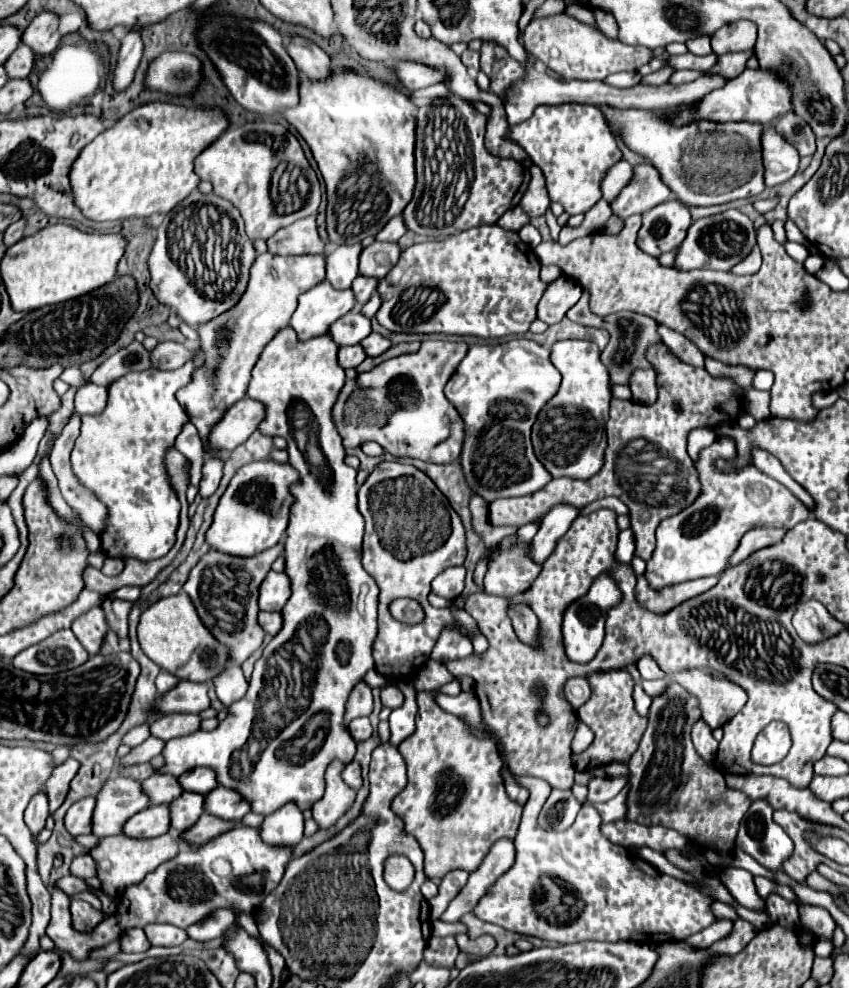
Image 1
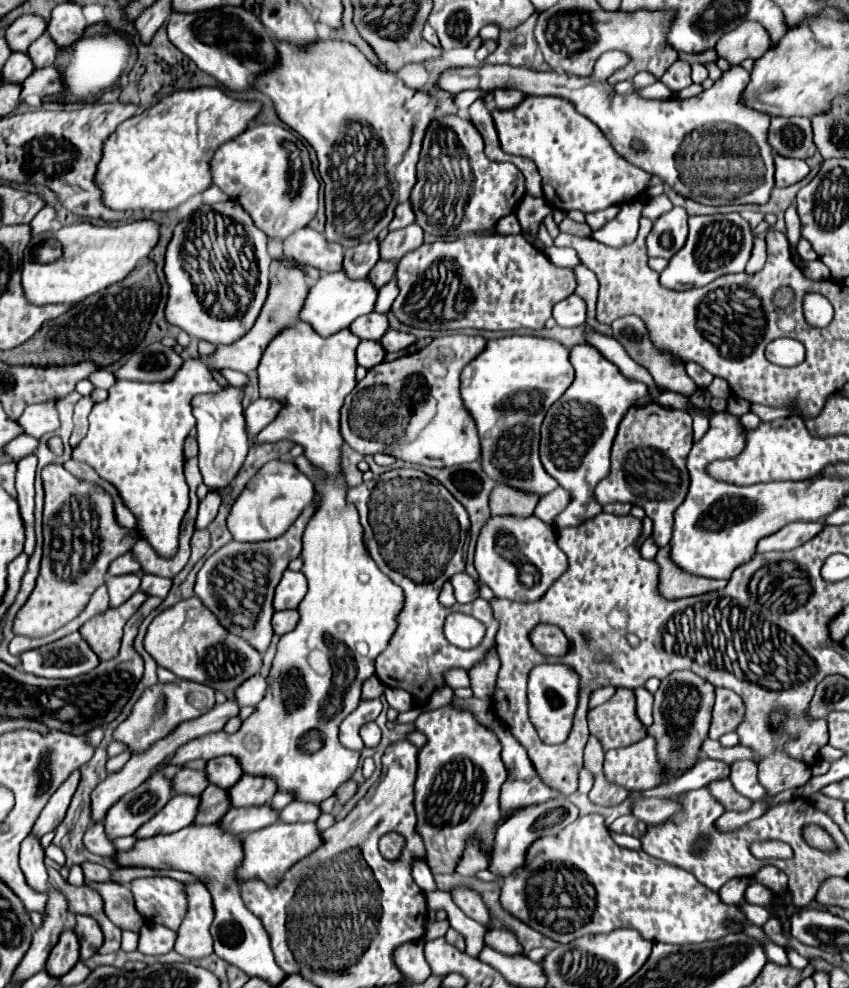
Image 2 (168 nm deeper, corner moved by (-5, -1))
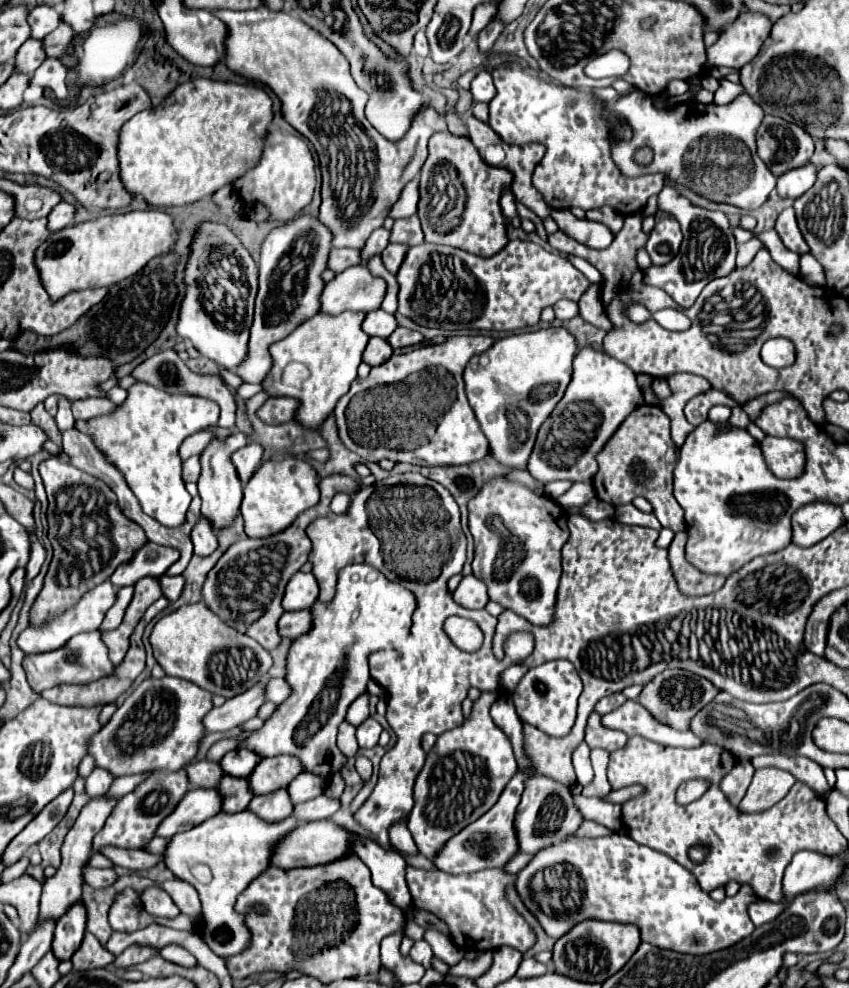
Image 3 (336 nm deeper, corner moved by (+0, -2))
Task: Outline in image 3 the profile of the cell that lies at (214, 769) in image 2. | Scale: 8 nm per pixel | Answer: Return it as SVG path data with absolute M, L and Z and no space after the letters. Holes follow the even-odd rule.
M235 749L235 751L229 751L223 759L221 759L221 765L223 765L223 771L225 773L231 773L233 777L249 777L255 769L255 765L261 761L263 757L255 751L249 751L249 749Z

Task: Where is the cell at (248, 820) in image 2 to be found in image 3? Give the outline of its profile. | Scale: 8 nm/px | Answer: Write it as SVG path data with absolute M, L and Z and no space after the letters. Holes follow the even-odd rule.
M277 789L267 795L257 795L251 801L249 809L253 813L259 813L259 817L265 817L265 821L281 821L283 817L293 813L293 803L287 789Z

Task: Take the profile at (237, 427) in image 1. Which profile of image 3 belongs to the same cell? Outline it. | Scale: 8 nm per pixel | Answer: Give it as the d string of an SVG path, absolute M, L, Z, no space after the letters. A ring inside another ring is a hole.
M271 397L259 409L259 417L269 425L279 425L293 421L297 409L299 409L299 401L293 397Z

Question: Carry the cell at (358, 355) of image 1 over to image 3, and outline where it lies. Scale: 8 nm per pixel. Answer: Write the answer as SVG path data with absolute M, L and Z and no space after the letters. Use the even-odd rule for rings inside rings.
M371 337L367 343L367 349L363 353L363 361L369 363L371 367L375 367L375 365L385 363L391 355L393 355L393 347L387 343L387 339Z

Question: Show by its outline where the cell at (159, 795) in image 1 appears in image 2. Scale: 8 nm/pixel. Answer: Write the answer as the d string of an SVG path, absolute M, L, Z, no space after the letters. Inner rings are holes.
M180 768L180 772L172 778L174 794L198 796L206 786L208 786L208 780L202 770L198 772L198 770L190 770L190 768Z

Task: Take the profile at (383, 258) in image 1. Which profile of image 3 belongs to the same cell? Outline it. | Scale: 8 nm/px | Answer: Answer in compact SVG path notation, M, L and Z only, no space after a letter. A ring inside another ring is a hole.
M407 217L407 219L397 219L393 229L391 229L391 243L405 243L405 245L419 245L423 243L423 231L419 217Z

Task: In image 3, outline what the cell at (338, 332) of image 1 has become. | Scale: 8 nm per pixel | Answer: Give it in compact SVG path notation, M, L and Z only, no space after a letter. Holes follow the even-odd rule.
M377 309L377 311L367 313L367 317L363 321L363 329L371 337L383 337L383 339L387 339L397 329L397 319L395 319L395 315L385 313L383 309Z

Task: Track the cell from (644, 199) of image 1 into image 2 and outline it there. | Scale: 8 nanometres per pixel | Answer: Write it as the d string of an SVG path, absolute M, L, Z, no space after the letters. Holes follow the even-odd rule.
M660 194L660 196L654 196L654 198L648 198L644 208L642 208L642 216L644 218L650 218L650 220L656 220L658 216L662 216L664 212L668 212L672 208L672 202L666 194Z

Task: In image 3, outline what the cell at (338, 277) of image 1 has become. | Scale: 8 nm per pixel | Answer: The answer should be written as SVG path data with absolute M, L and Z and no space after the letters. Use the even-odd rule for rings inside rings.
M377 229L375 233L371 233L367 245L363 247L363 259L369 259L371 253L381 253L387 245L389 245L389 235L391 231L389 229Z

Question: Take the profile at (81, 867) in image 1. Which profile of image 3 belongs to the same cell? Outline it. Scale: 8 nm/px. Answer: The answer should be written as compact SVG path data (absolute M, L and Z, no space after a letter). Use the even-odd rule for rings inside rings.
M85 869L85 883L93 889L105 889L117 881L117 873L113 869Z

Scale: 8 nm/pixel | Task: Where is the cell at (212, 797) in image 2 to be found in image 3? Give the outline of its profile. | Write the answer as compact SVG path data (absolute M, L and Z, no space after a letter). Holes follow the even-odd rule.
M225 775L223 781L219 783L219 791L223 793L223 811L227 813L237 813L237 811L247 809L247 805L255 797L249 789L247 779L243 777Z

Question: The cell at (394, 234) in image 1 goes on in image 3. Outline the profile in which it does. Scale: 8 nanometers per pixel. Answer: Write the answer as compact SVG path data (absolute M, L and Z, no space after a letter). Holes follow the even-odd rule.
M415 177L413 181L409 181L403 189L403 197L399 197L399 201L393 205L391 209L391 217L393 219L403 219L403 217L411 217L417 213L417 203L419 203L419 179Z

